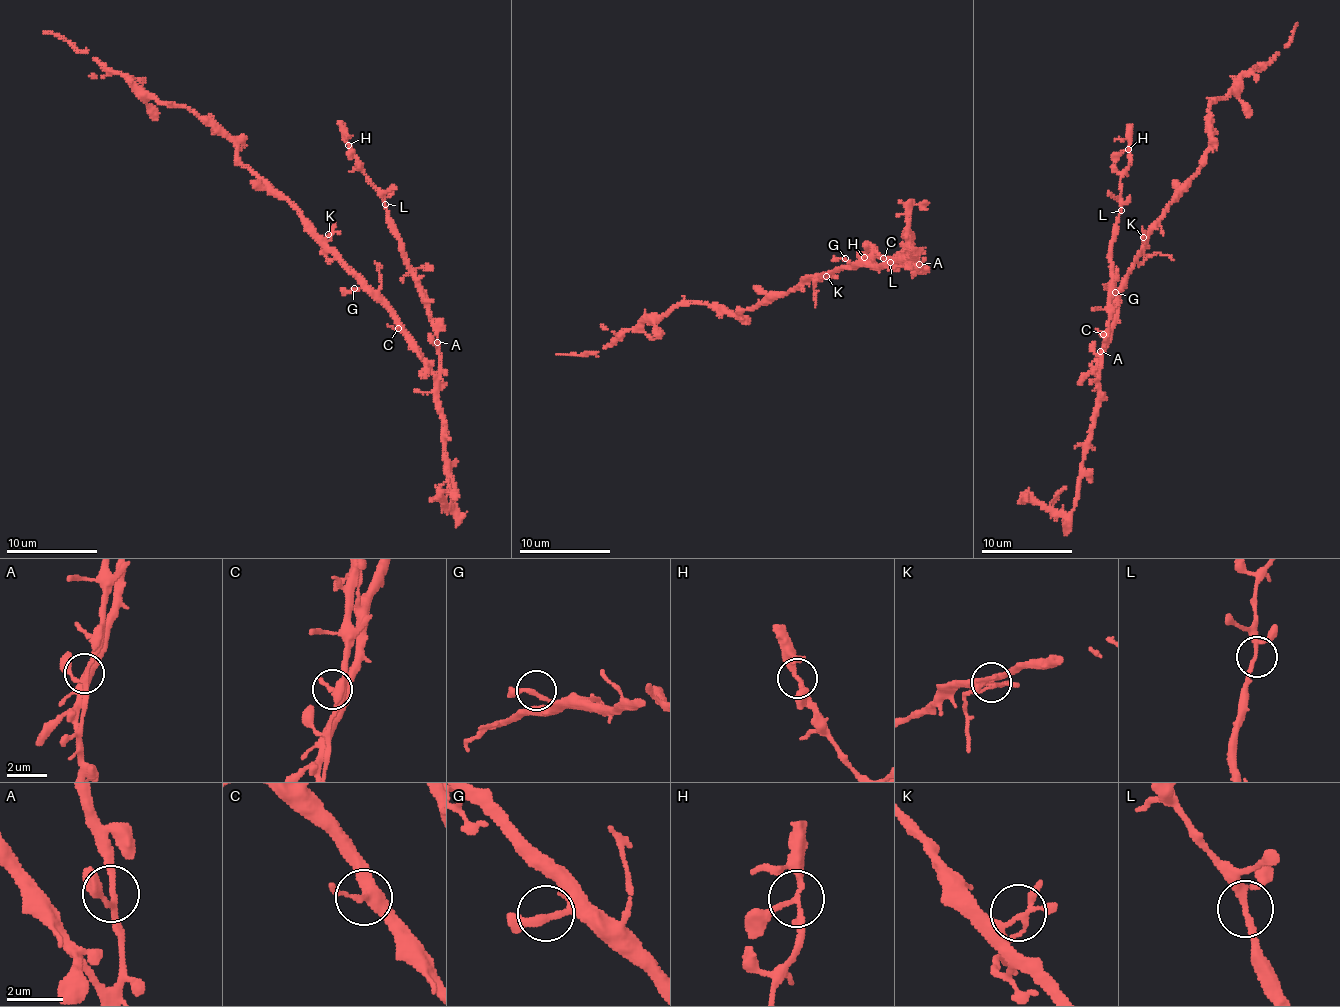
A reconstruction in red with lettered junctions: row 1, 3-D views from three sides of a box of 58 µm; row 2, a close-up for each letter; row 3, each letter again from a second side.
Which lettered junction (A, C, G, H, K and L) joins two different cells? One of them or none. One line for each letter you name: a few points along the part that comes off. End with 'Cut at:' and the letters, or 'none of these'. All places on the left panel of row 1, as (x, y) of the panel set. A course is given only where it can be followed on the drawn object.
Cut at: none of these

